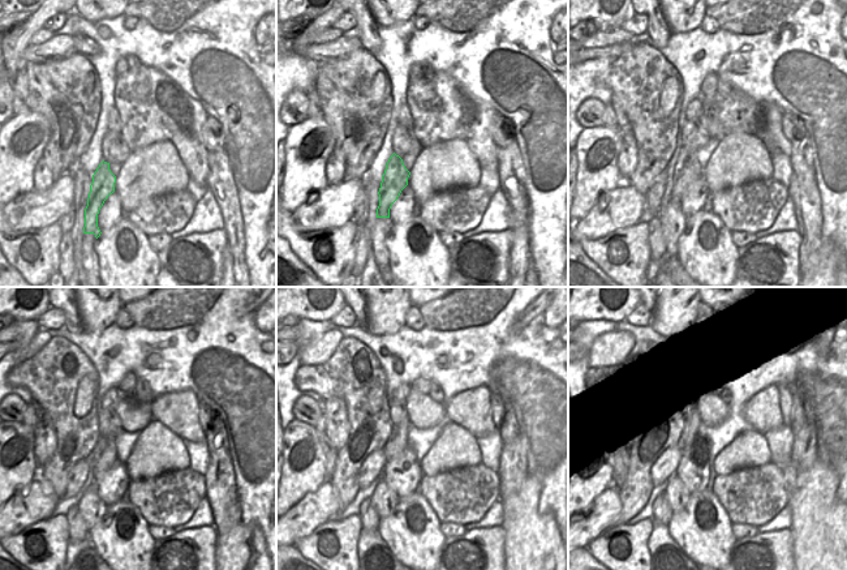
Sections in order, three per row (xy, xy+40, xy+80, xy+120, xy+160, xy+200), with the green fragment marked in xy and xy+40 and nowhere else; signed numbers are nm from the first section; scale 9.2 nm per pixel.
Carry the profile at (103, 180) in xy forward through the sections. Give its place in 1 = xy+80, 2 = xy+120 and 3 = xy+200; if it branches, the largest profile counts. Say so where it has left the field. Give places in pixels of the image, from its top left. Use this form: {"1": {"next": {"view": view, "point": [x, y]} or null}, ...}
{"1": {"next": {"view": "xy+80", "point": [687, 170]}}, "2": {"next": {"view": "xy+120", "point": [103, 455]}}, "3": {"next": {"view": "xy+200", "point": [687, 436]}}}

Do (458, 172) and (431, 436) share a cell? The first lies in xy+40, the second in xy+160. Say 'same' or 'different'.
different

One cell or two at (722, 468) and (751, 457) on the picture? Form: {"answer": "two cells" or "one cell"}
{"answer": "one cell"}

